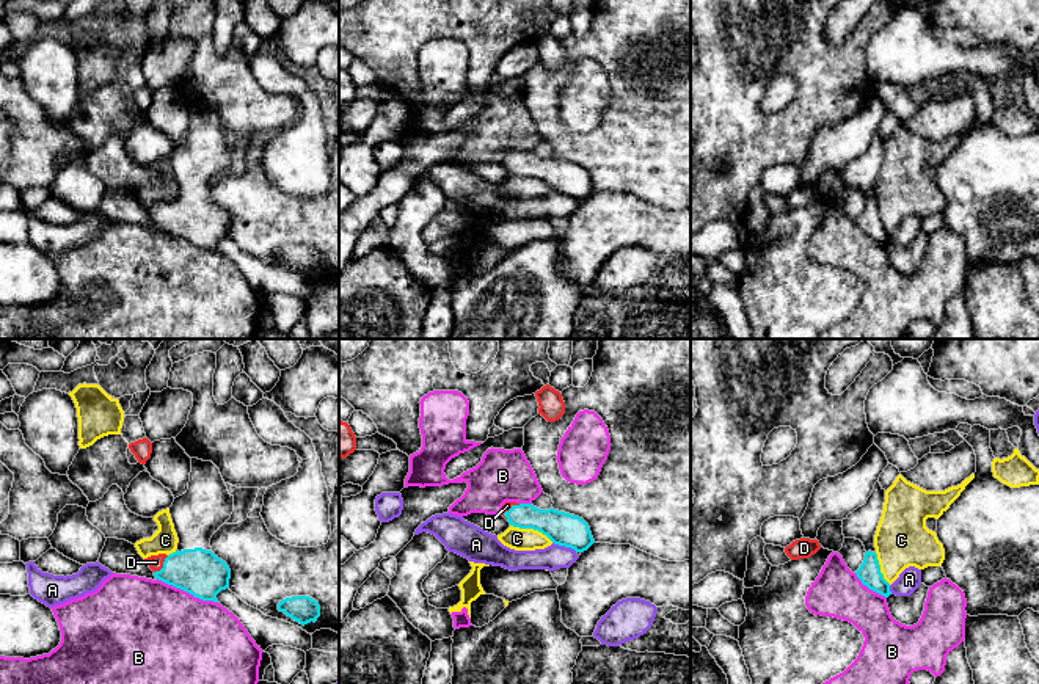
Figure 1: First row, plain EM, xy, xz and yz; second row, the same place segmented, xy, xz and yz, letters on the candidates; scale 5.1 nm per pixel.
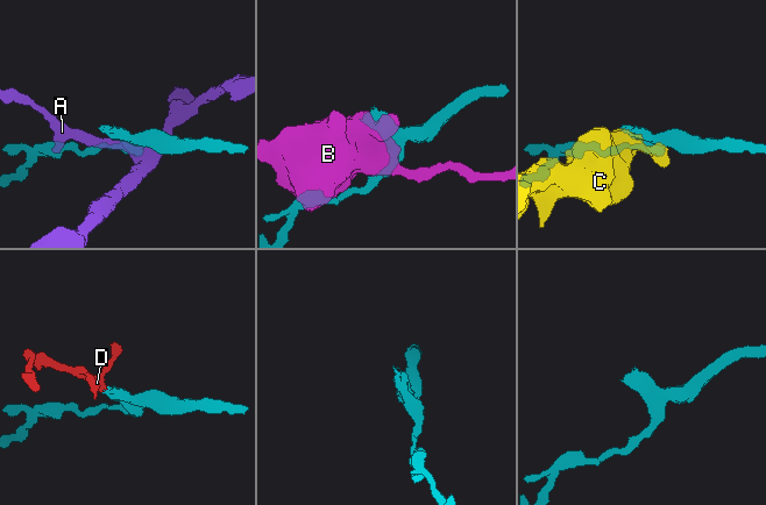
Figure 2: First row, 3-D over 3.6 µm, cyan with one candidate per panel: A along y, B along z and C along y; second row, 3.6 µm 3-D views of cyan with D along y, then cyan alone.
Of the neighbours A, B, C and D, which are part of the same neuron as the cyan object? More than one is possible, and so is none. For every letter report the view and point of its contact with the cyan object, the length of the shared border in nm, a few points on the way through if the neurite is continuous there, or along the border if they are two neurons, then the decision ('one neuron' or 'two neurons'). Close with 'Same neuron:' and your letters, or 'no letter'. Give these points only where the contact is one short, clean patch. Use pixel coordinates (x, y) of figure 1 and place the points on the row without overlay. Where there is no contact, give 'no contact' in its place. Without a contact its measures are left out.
A: contact xz (565, 195); length 140 nm; two neurons
B: contact xy (187, 240); length 340 nm; two neurons
C: contact xz (532, 176); length 240 nm; border xz (510, 173), (537, 178), (553, 190); two neurons
D: contact xy (164, 214); length 120 nm; way xy (198, 220), (171, 218), (164, 214), (156, 211); one neuron
Same neuron: D

